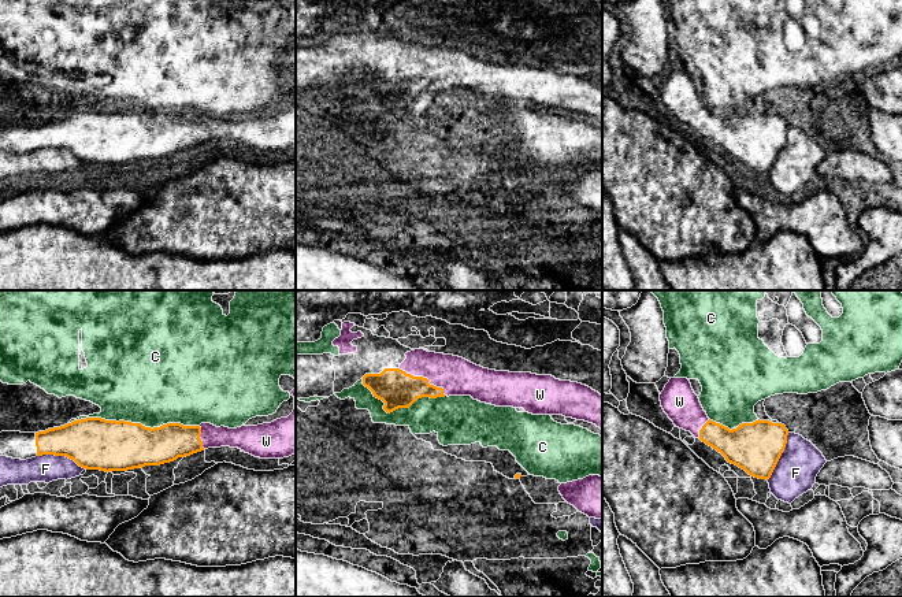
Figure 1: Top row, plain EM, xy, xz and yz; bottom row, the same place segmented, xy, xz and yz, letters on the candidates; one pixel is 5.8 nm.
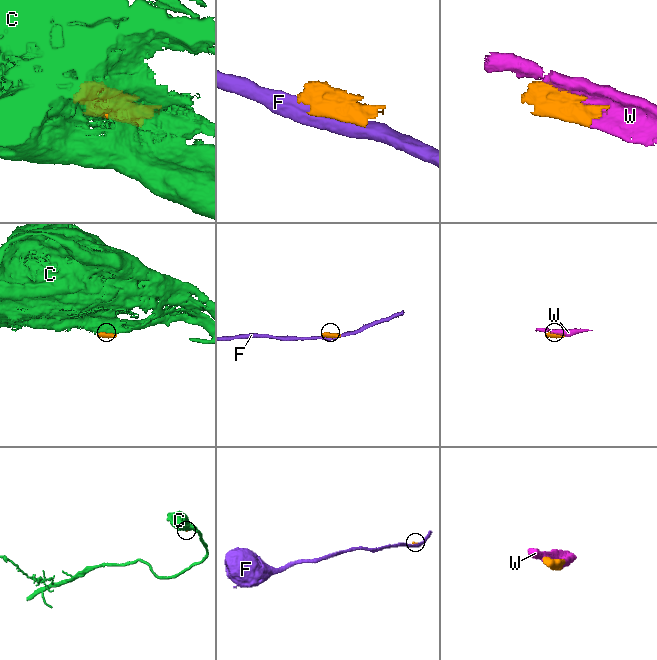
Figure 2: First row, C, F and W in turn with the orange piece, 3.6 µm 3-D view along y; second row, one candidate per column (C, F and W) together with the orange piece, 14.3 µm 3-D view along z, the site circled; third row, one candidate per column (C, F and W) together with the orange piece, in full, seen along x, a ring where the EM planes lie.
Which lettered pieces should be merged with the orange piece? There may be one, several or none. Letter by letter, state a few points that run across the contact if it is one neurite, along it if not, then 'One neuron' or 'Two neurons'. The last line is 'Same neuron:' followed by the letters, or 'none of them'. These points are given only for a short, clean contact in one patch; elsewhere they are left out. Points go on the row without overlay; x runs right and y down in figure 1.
C: Two neurons
F: Two neurons
W: One neuron
Same neuron: W

